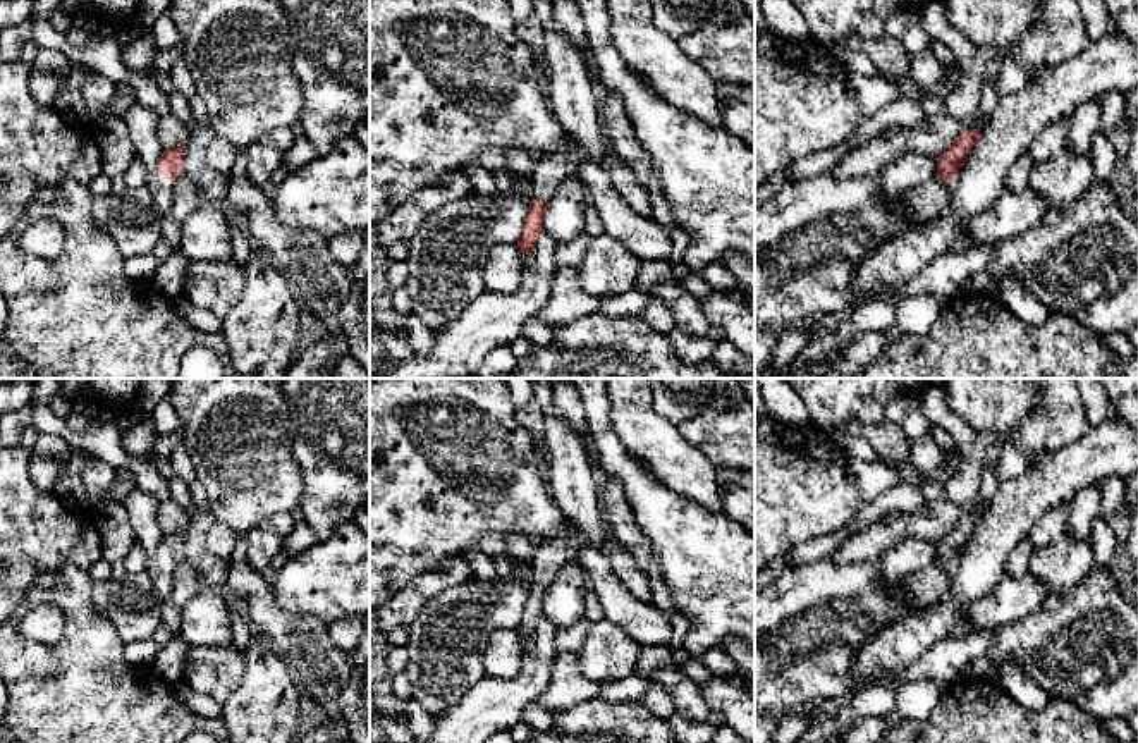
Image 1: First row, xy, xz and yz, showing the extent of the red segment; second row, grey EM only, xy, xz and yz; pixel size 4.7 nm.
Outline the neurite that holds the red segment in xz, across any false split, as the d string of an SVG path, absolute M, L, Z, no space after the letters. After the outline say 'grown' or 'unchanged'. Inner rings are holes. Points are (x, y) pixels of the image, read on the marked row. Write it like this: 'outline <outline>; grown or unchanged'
outline M569 136L562 151L547 155L533 170L533 198L529 210L523 224L523 234L517 241L517 248L523 255L535 249L538 236L543 232L543 212L554 193L548 189L554 184L560 184L567 175L578 170L590 157L579 144Z; grown

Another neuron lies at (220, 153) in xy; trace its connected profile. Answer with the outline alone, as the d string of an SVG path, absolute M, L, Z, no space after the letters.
M215 138L206 150L206 165L217 172L229 174L239 148L223 138Z

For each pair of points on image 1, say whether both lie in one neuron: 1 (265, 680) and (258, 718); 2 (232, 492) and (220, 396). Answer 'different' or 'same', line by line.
1: same
2: same

